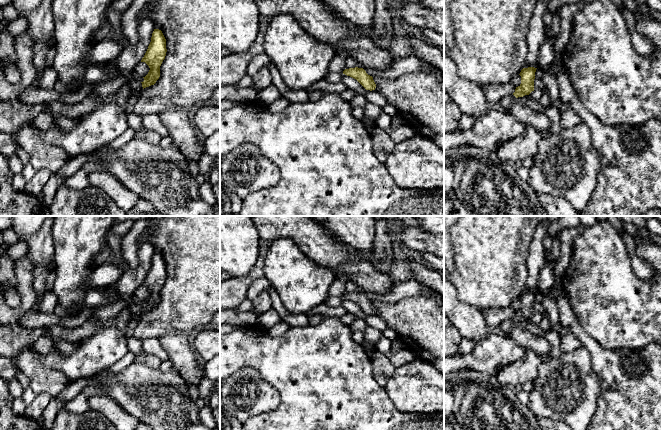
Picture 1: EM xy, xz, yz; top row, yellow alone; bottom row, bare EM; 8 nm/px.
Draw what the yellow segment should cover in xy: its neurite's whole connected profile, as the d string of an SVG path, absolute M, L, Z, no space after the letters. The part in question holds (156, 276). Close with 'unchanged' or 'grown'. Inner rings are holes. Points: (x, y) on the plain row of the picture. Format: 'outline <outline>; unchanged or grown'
outline M154 253L151 261L151 266L148 273L142 282L141 286L145 286L150 294L148 298L143 301L142 307L143 313L154 309L160 301L160 290L166 280L166 263L159 253Z; unchanged

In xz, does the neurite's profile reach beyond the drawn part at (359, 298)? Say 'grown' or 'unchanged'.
unchanged

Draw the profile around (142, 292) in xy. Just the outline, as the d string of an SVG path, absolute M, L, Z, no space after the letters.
M140 286L136 289L134 294L138 297L140 302L143 302L148 298L150 292L145 286Z

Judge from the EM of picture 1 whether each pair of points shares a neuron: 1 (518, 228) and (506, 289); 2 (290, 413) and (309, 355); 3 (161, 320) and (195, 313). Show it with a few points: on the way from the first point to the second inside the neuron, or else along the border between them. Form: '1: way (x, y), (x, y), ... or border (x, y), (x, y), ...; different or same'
1: way (506, 243), (506, 274); same
2: way (303, 399), (303, 375), (309, 369); same
3: way (169, 314), (187, 313); same

